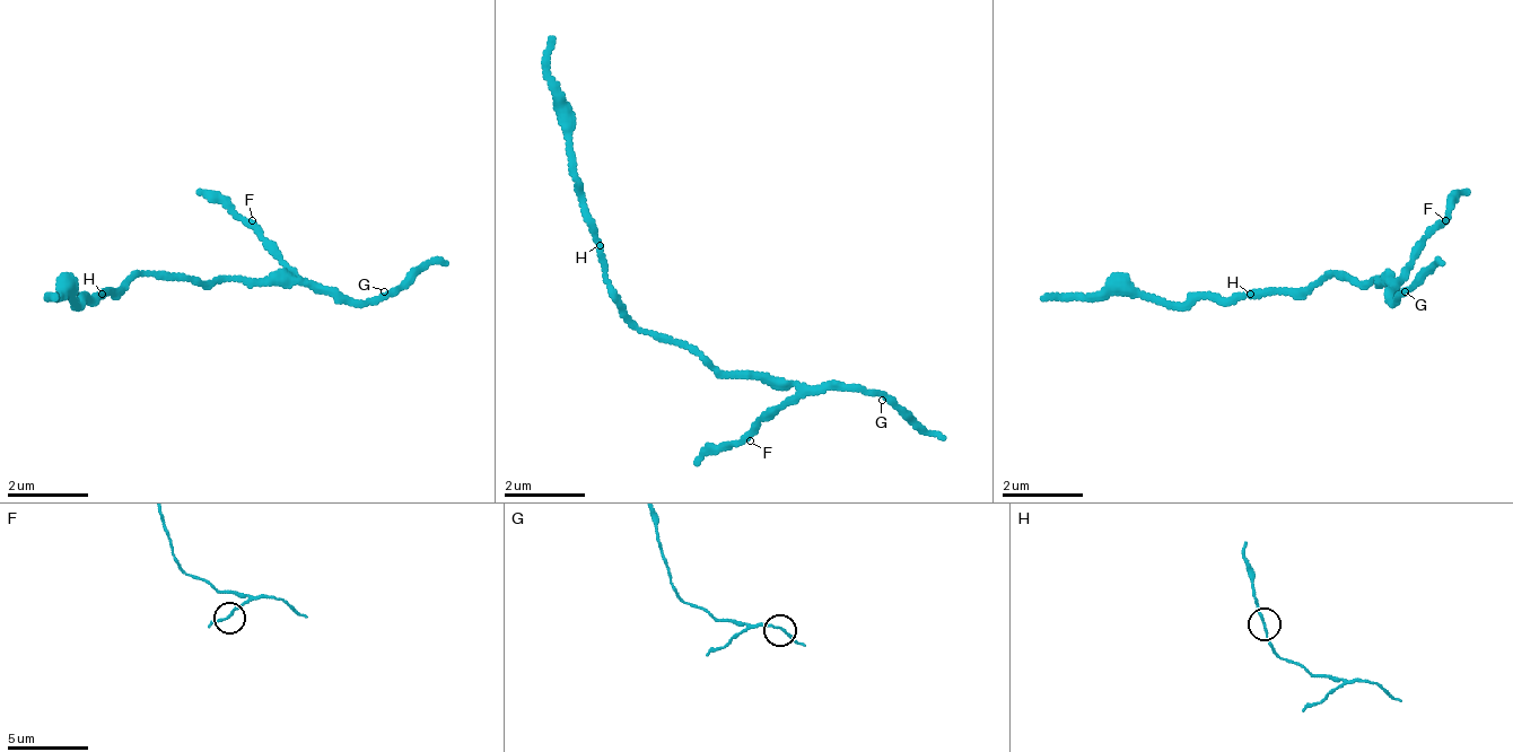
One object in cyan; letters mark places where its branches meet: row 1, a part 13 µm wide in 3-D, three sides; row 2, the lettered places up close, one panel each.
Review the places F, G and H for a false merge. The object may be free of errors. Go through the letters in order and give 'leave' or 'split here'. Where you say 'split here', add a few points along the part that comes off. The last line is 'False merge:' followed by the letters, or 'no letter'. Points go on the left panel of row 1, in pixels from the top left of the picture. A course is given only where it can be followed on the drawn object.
F: leave
G: leave
H: leave
False merge: no letter

